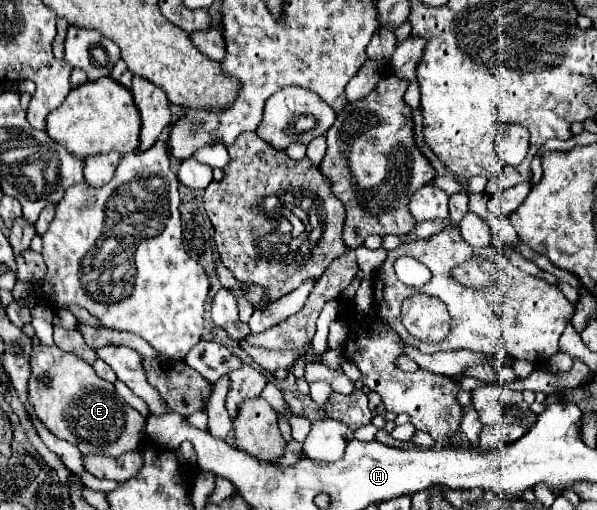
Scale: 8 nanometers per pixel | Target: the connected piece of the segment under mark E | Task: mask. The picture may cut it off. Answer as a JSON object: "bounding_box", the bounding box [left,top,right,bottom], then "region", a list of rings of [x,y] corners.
{"bounding_box":[27,345,145,455],"region":[[[33,345],[31,377],[27,381],[27,397],[39,421],[59,439],[73,443],[83,453],[123,455],[135,451],[143,439],[145,417],[129,405],[121,405],[113,383],[101,379],[95,369],[57,345]]]}

